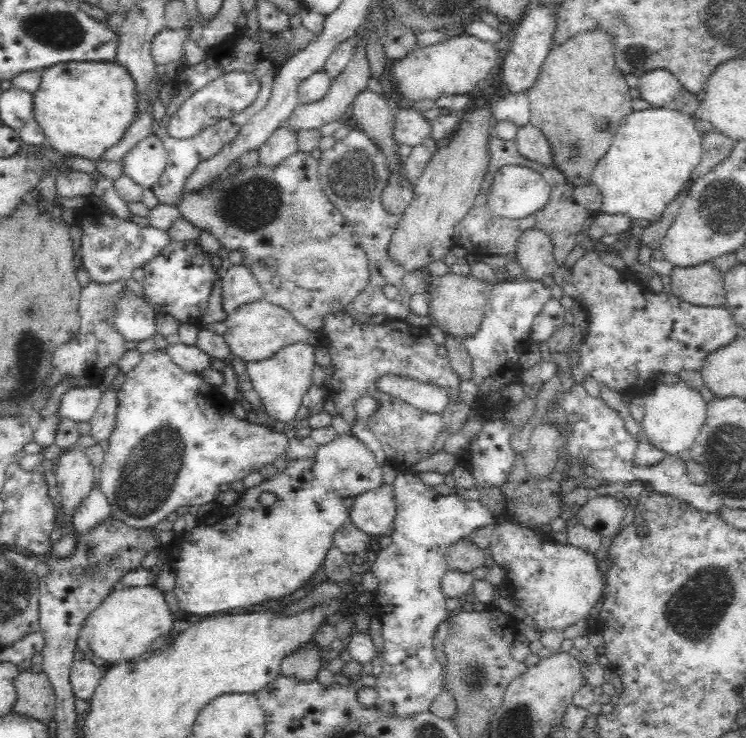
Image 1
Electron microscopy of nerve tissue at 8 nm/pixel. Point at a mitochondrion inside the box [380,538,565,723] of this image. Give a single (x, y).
(471, 675)

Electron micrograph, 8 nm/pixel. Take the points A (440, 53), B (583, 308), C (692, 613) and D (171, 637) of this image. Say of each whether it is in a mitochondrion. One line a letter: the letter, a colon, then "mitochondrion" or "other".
A: other
B: other
C: mitochondrion
D: other

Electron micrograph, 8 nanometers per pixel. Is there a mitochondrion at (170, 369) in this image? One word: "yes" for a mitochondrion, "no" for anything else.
no

